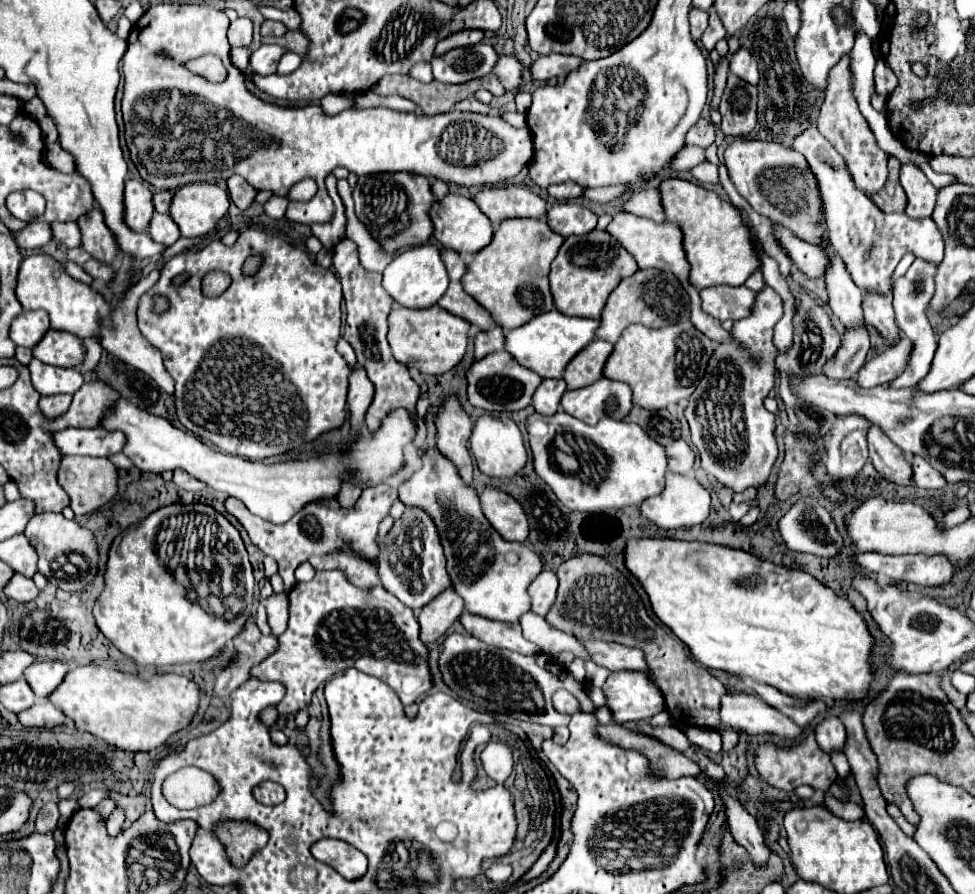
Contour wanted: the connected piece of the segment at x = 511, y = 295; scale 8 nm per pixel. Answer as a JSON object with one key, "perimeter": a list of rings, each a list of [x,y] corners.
{"perimeter":[[[505,220],[497,228],[493,242],[477,252],[467,266],[467,274],[463,276],[465,292],[487,308],[505,330],[527,324],[533,316],[549,312],[555,306],[547,276],[563,240],[545,220]]]}

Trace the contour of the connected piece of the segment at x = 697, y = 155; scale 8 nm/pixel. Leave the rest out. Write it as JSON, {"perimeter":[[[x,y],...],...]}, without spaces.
{"perimeter":[[[685,145],[675,156],[675,160],[669,164],[671,170],[691,170],[693,166],[701,164],[705,160],[705,148],[695,145]]]}

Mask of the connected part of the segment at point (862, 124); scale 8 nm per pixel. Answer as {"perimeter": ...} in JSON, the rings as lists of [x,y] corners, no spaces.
{"perimeter":[[[845,54],[829,72],[829,88],[825,102],[821,106],[821,114],[817,120],[817,130],[833,144],[833,148],[845,158],[849,172],[853,174],[857,186],[863,192],[877,192],[883,188],[887,180],[887,154],[877,146],[875,136],[863,118],[857,100],[853,96],[853,76],[851,76],[851,58]]]}

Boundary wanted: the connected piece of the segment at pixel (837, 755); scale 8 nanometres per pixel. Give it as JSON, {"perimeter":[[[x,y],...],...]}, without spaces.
{"perimeter":[[[834,752],[830,755],[831,761],[838,773],[838,776],[846,780],[850,774],[850,766],[848,764],[847,757],[843,752]]]}

